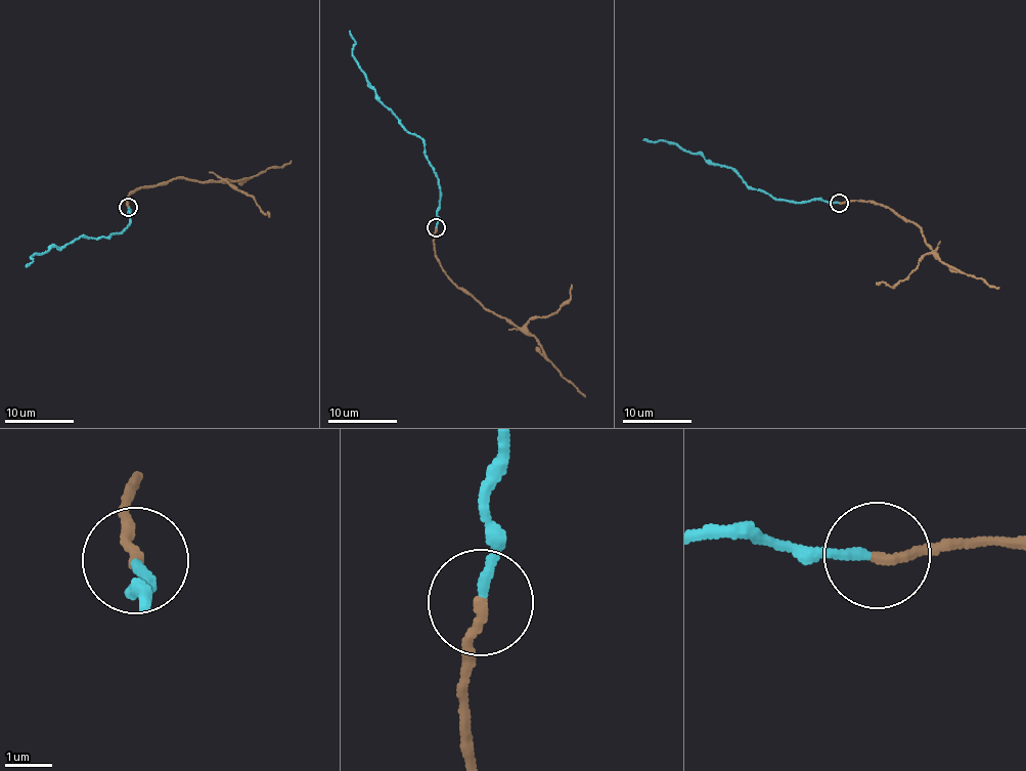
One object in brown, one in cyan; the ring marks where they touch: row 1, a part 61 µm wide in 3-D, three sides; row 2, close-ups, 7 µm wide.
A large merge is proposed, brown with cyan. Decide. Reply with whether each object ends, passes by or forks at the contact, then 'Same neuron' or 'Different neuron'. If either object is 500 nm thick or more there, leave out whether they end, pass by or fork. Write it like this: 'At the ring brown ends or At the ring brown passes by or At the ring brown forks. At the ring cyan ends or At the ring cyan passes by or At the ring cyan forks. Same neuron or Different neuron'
At the ring brown ends. At the ring cyan ends. Different neuron

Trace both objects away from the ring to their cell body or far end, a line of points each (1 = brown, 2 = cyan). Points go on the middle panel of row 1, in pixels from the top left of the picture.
1: (436, 227), (434, 257), (441, 267), (484, 305), (526, 328), (544, 357), (585, 395)
2: (436, 227), (439, 179), (428, 159), (424, 142), (405, 129), (369, 85), (353, 54), (355, 39), (349, 31)

